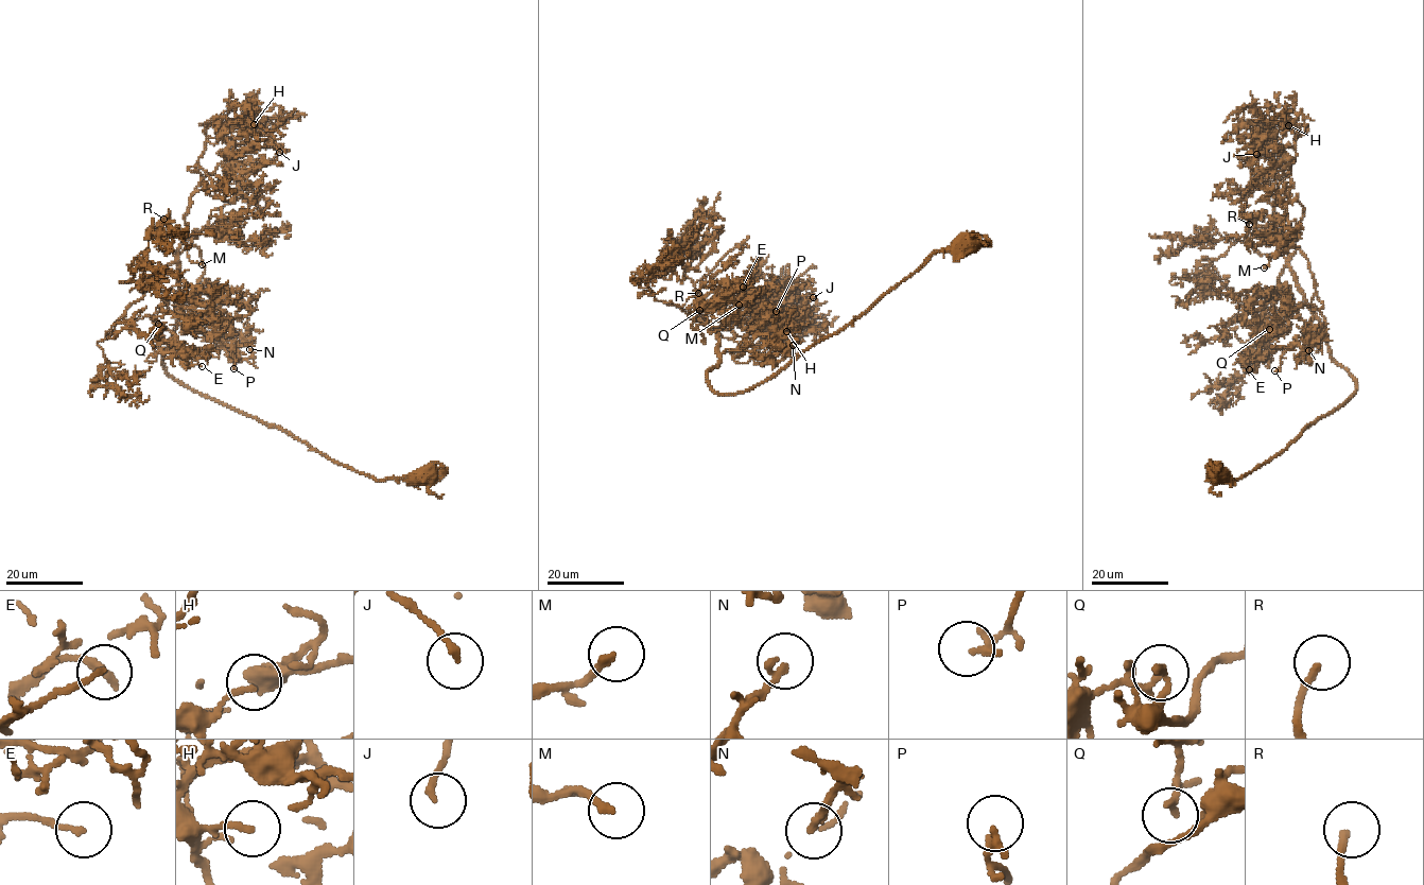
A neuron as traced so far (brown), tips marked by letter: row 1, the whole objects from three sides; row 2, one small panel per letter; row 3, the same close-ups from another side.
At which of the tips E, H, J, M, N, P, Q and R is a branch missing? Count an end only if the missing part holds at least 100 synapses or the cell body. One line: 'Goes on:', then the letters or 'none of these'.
Goes on: M, R

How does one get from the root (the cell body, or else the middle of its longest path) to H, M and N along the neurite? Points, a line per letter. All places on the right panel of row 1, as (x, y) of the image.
H: (1217, 472), (1239, 479), (1355, 392), (1298, 288), (1274, 217), (1296, 154), (1288, 125)
M: (1217, 472), (1239, 479), (1355, 392), (1355, 379), (1332, 358), (1321, 322), (1298, 288), (1287, 239), (1264, 267)
N: (1217, 472), (1239, 479), (1355, 392), (1298, 288), (1298, 248), (1316, 285), (1320, 347), (1300, 360), (1308, 350)

